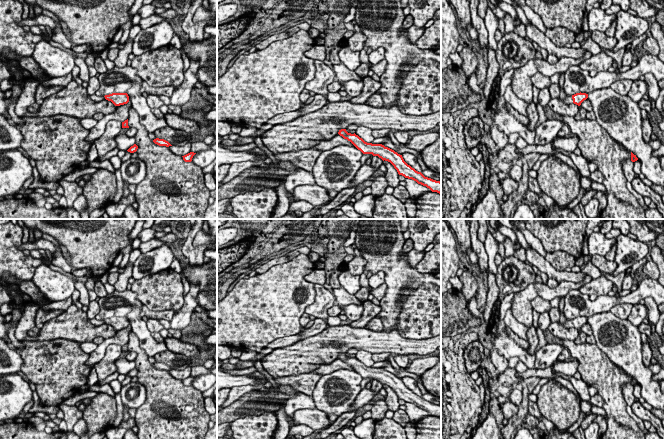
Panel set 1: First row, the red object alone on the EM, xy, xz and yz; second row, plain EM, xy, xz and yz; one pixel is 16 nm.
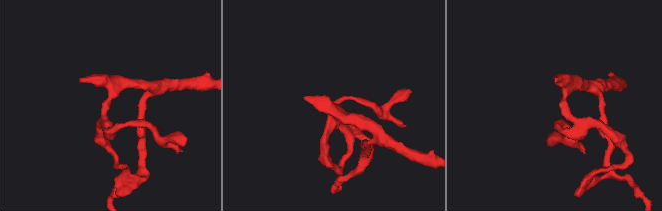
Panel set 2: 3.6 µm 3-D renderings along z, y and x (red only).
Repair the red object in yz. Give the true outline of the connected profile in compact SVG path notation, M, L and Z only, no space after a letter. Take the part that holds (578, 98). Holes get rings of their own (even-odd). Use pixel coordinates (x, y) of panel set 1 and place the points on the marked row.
M576 93L572 96L566 96L566 98L562 101L564 104L576 104L578 106L581 105L581 103L588 98L588 94L586 93Z

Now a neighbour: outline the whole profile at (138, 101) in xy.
M133 83L131 88L126 92L131 99L131 107L133 107L139 115L140 123L146 128L148 133L168 126L165 118L158 118L153 114L152 109L149 107L140 89L140 84Z

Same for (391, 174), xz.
M383 161L383 165L386 167L387 171L385 172L385 177L388 182L388 186L391 186L393 188L397 187L399 185L399 174L397 170L394 168L394 166L388 162Z

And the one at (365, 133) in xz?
M358 126L358 128L355 130L355 134L367 143L371 143L374 140L372 129L366 126Z

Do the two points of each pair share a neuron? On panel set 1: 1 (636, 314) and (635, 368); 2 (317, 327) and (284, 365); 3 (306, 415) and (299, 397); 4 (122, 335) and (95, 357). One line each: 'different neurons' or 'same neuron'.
1: different neurons
2: different neurons
3: different neurons
4: same neuron

